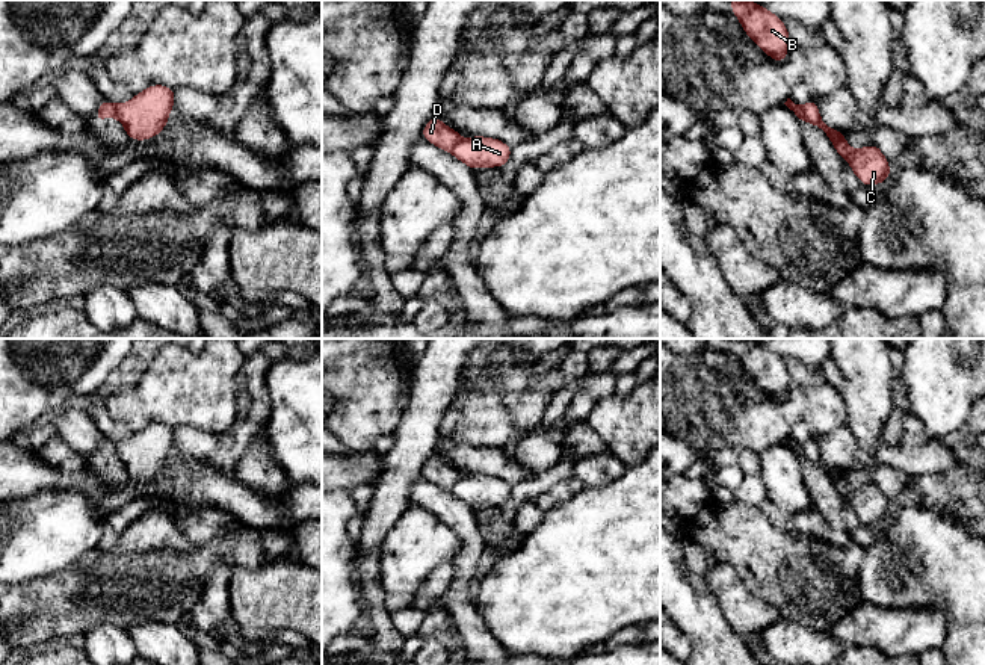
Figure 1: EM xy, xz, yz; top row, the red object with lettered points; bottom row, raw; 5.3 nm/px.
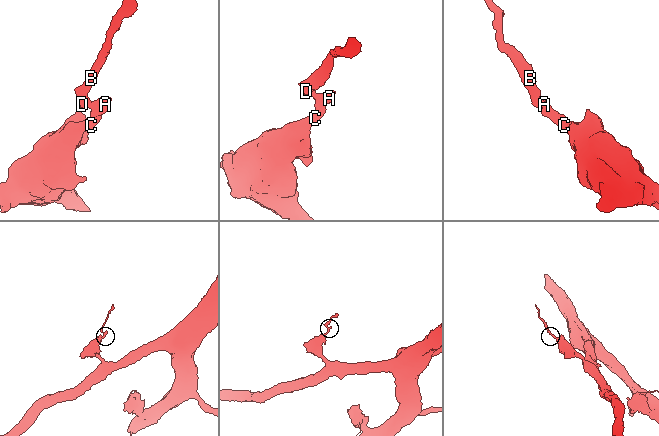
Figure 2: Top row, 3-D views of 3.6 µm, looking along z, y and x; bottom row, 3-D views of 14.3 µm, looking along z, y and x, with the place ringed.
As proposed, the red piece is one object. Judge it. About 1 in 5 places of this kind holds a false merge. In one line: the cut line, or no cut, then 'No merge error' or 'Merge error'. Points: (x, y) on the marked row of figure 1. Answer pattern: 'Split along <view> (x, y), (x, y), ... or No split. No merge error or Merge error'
Split along xy (114, 105), (117, 117). Merge error

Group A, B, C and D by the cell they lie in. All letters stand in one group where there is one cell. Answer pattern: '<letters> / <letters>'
A C / B D

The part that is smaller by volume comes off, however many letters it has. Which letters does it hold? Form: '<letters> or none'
B, D

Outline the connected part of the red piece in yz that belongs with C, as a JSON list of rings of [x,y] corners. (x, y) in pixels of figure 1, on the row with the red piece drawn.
[[[811,98],[804,106],[804,115],[808,122],[820,128],[831,139],[837,154],[849,162],[851,169],[864,186],[872,187],[891,177],[890,162],[878,145],[872,144],[864,148],[852,150],[848,145],[843,131],[831,128],[823,122],[816,100]]]

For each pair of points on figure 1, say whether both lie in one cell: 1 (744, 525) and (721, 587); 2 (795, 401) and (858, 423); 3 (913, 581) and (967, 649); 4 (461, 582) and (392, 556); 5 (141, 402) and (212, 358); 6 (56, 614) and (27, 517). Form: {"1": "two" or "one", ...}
{"1": "two", "2": "two", "3": "one", "4": "two", "5": "one", "6": "two"}

